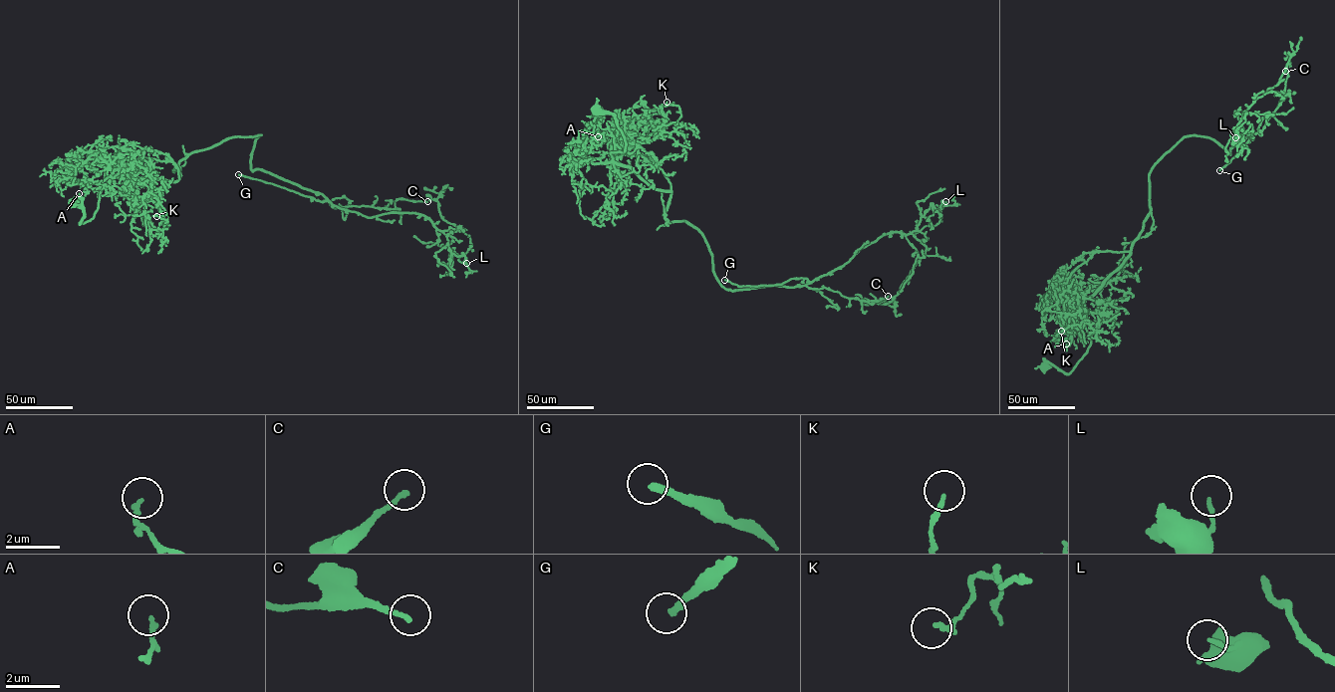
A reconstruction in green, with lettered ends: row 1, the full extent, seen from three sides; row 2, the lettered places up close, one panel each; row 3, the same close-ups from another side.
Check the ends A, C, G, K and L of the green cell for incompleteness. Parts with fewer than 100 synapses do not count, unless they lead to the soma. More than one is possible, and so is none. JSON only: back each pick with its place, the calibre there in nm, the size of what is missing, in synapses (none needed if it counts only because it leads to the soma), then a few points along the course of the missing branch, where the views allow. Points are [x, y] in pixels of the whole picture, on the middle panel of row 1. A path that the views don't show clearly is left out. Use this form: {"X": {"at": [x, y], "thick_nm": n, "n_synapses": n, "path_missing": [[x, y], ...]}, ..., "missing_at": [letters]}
{"G": {"at": [724, 280], "thick_nm": 240, "n_synapses": 400, "path_missing": [[724, 280], [692, 242], [634, 232], [574, 208], [549, 211], [550, 214]]}, "missing_at": ["G"]}

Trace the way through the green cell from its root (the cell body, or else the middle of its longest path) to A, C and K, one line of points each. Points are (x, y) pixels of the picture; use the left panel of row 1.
A: (74, 201), (79, 224), (93, 218), (110, 176), (104, 187), (79, 182), (87, 190), (79, 193)
C: (74, 201), (83, 223), (112, 174), (174, 182), (189, 154), (260, 134), (252, 169), (334, 207), (427, 201)
K: (74, 201), (83, 209), (79, 224), (93, 218), (103, 181), (121, 167), (167, 222), (156, 216)

